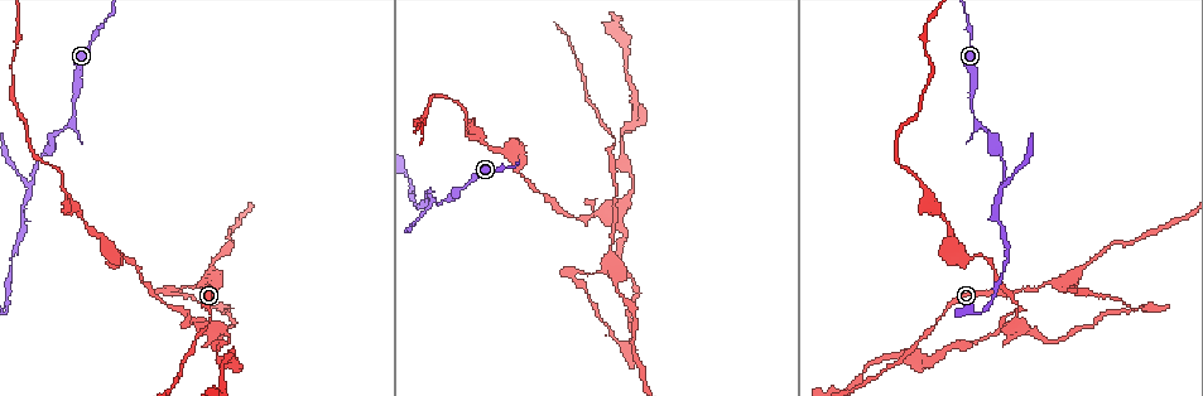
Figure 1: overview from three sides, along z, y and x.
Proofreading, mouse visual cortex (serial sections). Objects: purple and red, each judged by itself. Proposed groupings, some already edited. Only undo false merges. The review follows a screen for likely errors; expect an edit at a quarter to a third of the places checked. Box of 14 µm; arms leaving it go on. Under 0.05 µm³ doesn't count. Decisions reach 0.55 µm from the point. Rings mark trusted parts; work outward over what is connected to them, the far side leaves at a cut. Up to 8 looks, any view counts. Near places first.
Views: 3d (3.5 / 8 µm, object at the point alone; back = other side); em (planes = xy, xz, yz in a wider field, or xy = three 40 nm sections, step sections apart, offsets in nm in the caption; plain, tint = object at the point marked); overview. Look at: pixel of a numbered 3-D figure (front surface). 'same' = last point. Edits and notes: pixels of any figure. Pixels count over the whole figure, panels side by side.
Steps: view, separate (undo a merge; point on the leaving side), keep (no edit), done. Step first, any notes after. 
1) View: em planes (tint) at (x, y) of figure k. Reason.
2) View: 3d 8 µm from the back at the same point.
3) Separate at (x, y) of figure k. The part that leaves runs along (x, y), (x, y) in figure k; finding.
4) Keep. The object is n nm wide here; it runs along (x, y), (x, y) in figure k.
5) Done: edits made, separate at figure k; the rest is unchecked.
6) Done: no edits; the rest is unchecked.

View: 3d 3.5 µm at (57, 132) of figure 1. A narrow waist.

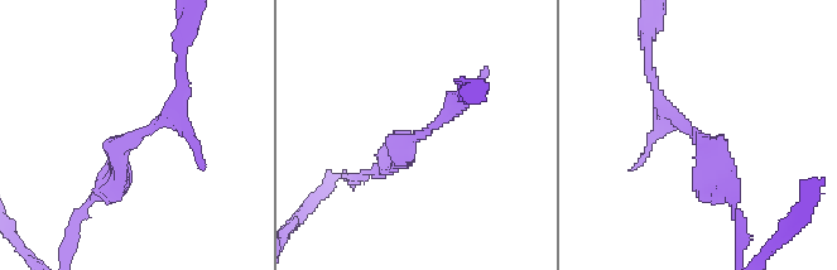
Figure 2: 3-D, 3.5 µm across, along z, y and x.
View: em xy step 2 (tint) at (422, 137) of figure 2. The arms are 150, 300 nm wide.

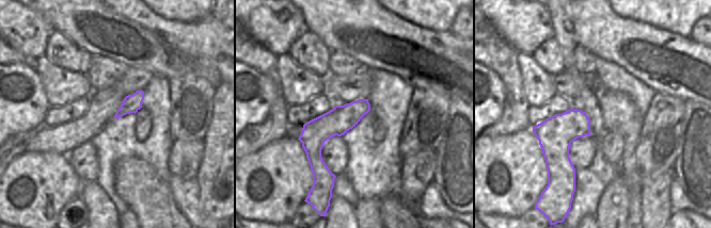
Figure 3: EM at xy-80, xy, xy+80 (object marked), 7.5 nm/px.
Keep. The object is 200 nm wide here; it runs along (182, 81), (97, 193) in figure 2; continuous, no second cell.

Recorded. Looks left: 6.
View: em xy step 2 (tint) at (430, 200) of figure 1. Arms part here.

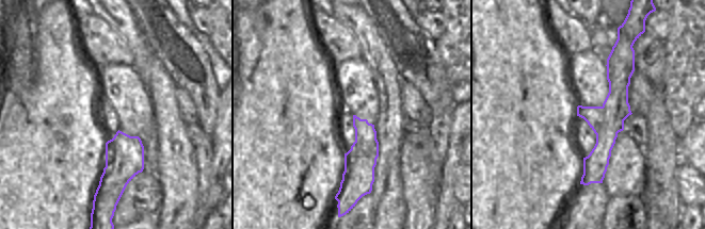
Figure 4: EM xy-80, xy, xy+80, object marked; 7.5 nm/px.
View: 3d 3.5 µm at the same point.

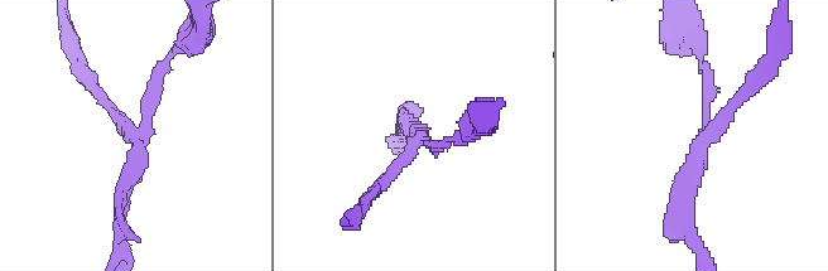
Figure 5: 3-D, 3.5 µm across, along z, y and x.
Separate at (106, 102) of figure 5. The object is 190 nm wide here; two cells meet here.

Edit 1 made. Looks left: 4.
View: overview. See it whole again.

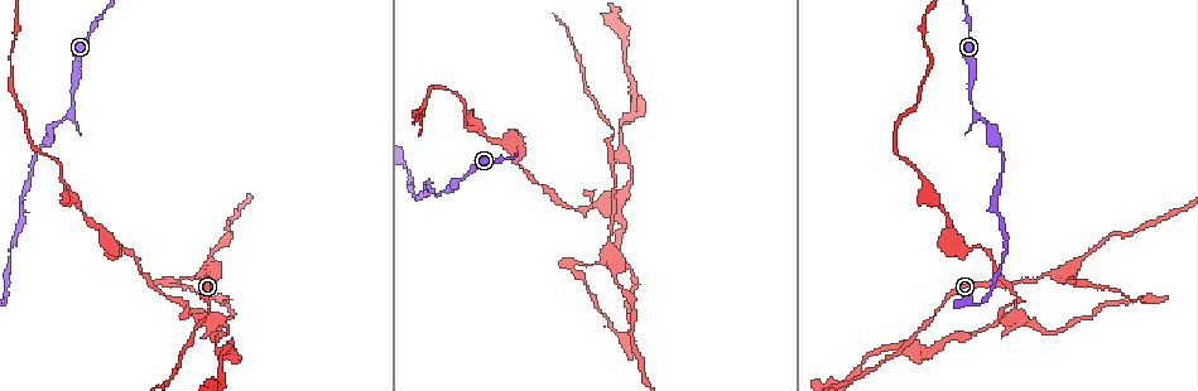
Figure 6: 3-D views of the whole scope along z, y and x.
View: 3d 8 µm at (168, 281) of figure 6.

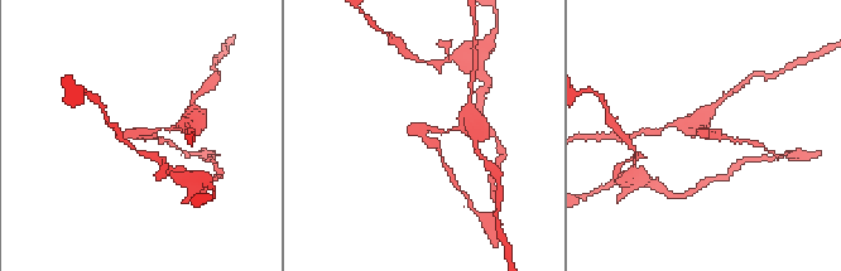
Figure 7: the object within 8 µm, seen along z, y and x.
View: em xy step 2 (tint) at (700, 133) of figure 7. The arms are 100, 200 nm wide; shape alone is not enough.

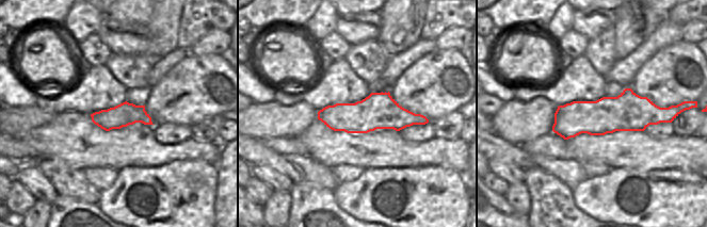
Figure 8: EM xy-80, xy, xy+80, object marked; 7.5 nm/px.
Separate at (161, 141) of figure 7. The part that leaves runs along (432, 143), (438, 148), (455, 183) in figure 7; two cells meet here.

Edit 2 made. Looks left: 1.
Done: edits made, separate at figure 5, separate at figure 7; the rest is unchecked.

